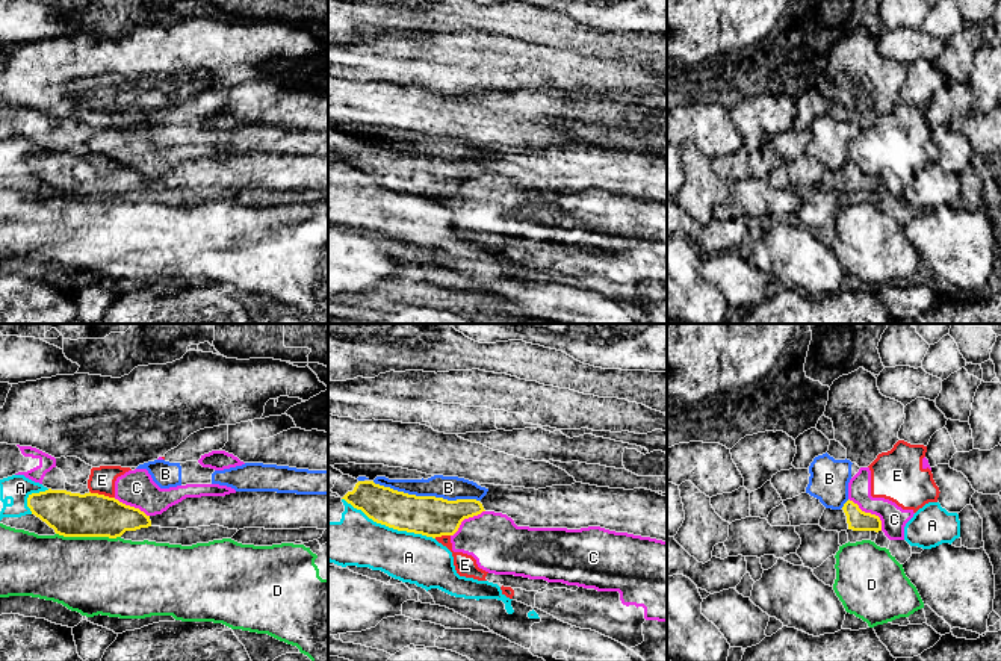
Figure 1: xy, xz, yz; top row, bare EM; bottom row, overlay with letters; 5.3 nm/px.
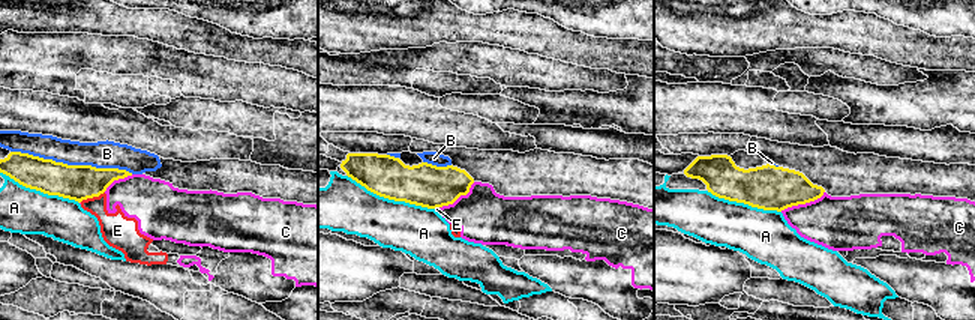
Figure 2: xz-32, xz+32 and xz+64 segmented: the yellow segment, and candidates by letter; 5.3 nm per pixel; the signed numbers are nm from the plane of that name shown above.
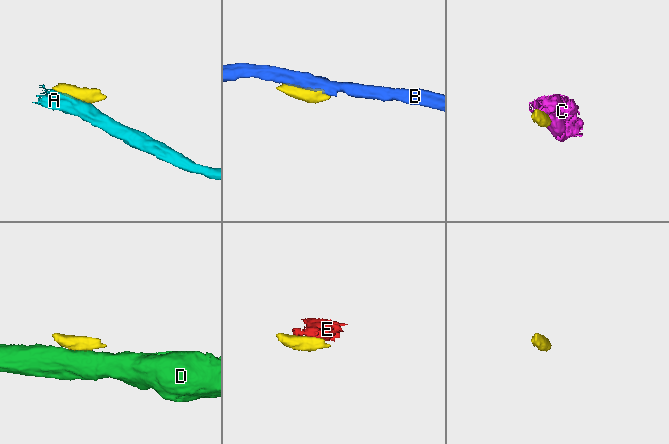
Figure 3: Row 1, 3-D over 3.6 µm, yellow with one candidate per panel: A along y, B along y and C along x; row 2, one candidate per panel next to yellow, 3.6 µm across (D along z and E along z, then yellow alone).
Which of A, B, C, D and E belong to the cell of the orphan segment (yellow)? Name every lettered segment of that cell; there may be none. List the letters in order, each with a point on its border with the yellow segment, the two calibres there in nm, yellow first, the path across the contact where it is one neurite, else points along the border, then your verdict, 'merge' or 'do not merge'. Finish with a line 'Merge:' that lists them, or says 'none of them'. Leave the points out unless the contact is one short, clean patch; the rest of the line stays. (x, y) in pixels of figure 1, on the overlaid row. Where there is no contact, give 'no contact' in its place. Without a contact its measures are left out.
A: meets yellow in xz at (389, 527); 220 nm thick on the yellow side, 280 nm on the other; do not merge
B: meets yellow in xz at (425, 496); 220 nm thick on the yellow side, 130 nm on the other; do not merge
C: meets yellow in yz at (870, 513); 110 nm thick on the yellow side, 140 nm on the other; border along yz (849, 498), (862, 510), (874, 513), (880, 521), (882, 530); do not merge
D: meets yellow in xy at (88, 536); 240 nm thick on the yellow side, 420 nm on the other; border along xy (56, 533), (64, 536), (120, 537); do not merge
E: meets yellow in xy at (102, 495); 240 nm thick on the yellow side, 140 nm on the other; border along xy (89, 490), (114, 498); do not merge
Merge: none of them

